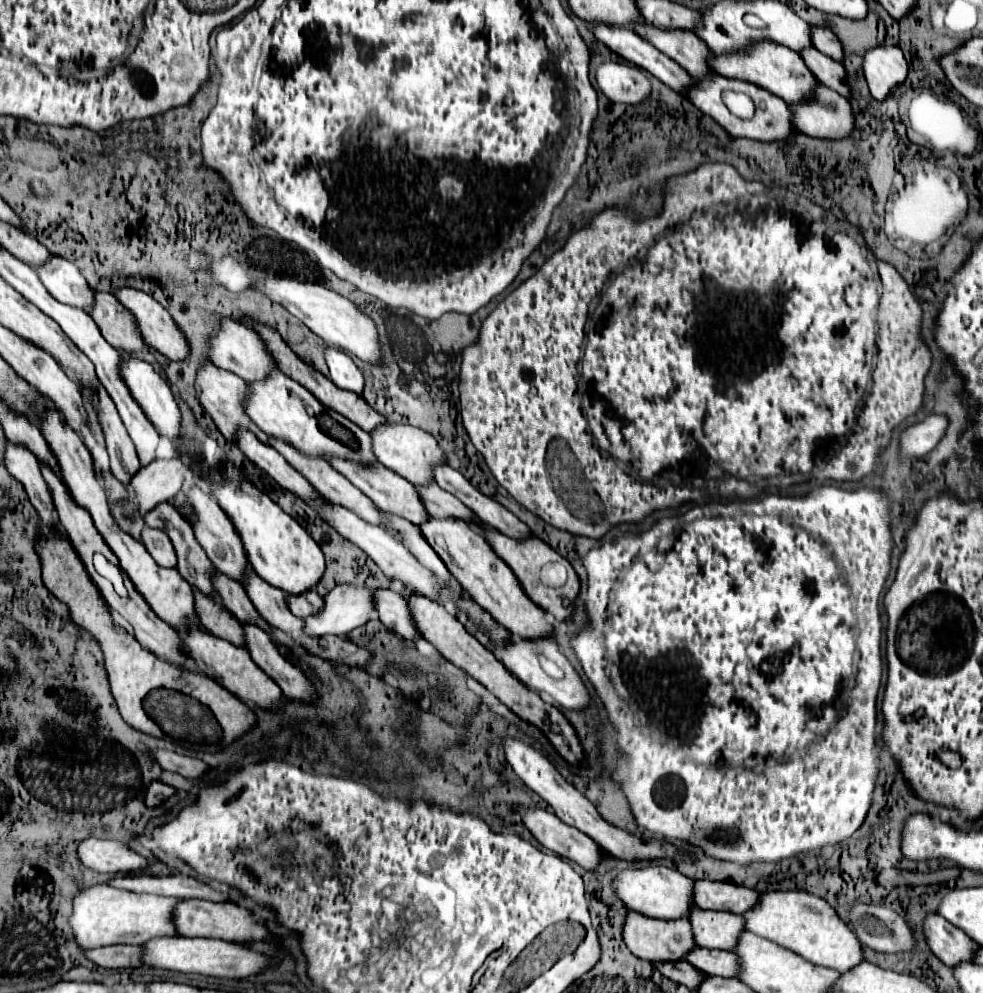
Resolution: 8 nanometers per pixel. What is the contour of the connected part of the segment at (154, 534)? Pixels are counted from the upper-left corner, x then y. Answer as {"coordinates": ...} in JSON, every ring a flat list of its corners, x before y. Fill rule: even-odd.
{"coordinates":[[143,528,141,542,159,566,163,566,163,568,177,566,177,556,173,552,173,544,169,544,169,536,165,536,165,532,161,532,157,528]]}

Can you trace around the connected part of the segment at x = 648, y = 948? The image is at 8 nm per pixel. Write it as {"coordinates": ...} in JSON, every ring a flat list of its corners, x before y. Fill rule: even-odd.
{"coordinates":[[629,910,623,922,623,944,631,950,633,956,649,962,675,962,685,956,689,948,693,948,693,936,689,936,689,922,685,918,679,920,659,920,659,918,649,918,639,912]]}

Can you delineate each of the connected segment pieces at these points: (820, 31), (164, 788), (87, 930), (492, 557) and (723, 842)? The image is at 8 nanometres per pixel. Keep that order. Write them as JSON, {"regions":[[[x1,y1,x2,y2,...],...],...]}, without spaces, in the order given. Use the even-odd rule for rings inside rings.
{"regions":[[[811,24,809,26,809,38,813,40,813,46,819,52,823,52,823,54,831,56,833,60,841,62,841,42,837,40,837,36,827,26]],[[153,780,153,784,147,786,145,804,147,804,147,806,157,806,157,804,161,804,165,798,169,798,173,792,175,792,175,788,171,788,171,786,163,784,163,782]],[[105,884,79,888,73,896,73,912,69,916,69,928,75,942,81,948,99,948,111,944,143,944,153,936,175,936,173,924,167,920,171,916,177,898,135,894]],[[429,516,419,526,419,530,429,546,445,562,449,572,453,572,457,582,469,592,469,596,473,596,473,600,511,634,517,632,517,636,537,636,537,632,545,632,545,628,551,630,551,626,543,618,543,610,537,608,529,600,529,596,525,596,525,592,519,588,521,584,517,584,517,578,511,574,507,564,501,562,501,558,489,548,489,544,485,544,485,538,479,532,473,532,467,522]],[[918,413,907,418,894,430,889,446,881,454,885,465,880,470,880,475,873,479,876,486,859,486,855,490,843,490,843,488,825,484,825,486,813,486,810,490,809,486,792,485,783,490,784,493,781,493,791,496,764,494,759,500,745,501,746,508,744,512,739,512,735,516,717,514,717,516,711,516,711,518,703,516,703,518,685,520,685,516,672,515,657,520,648,531,619,532,613,538,601,538,603,542,599,546,591,548,585,554,583,564,585,564,585,570,587,570,588,586,585,606,589,624,579,630,579,634,571,636,571,648,573,648,575,656,577,656,577,660,581,662,585,676,595,686,595,692,597,692,599,700,605,706,607,720,615,730,619,764,611,772,611,778,619,784,619,790,623,790,623,794,627,796,627,802,629,802,631,812,633,812,639,826,643,826,645,830,649,830,653,834,659,834,663,840,687,842,693,848,701,848,711,858,737,862,739,866,749,866,749,864,755,864,755,862,779,862,779,860,785,860,785,858,797,858,797,856,807,854,807,852,819,852,819,850,823,850,827,846,841,844,843,840,851,838,861,828,861,824,865,822,867,812,869,812,869,808,873,804,873,792,875,792,877,778,879,778,879,772,881,772,879,770,877,747,881,748,883,743,884,718,881,705,888,676,886,636,881,640,881,630,883,630,881,618,885,626,888,623,887,614,883,611,885,610,883,598,894,582,899,558,905,548,904,538,909,530,909,526,905,526,905,528,901,528,901,532,895,532,893,525,891,529,893,492,891,492,891,488,887,484,895,478,895,468,899,468,899,466,907,466,909,478,912,478,911,460,921,458,927,452,931,452,937,446,937,442,941,440,941,436,945,432,945,426,947,426,945,416,929,416,923,422,919,422,922,419,920,415,923,416,923,414],[621,692,623,692,623,702,627,702,627,704,641,710,641,714,643,714,641,720,645,722,645,726,649,726,653,730,659,730,661,734,669,734,671,738,677,738,681,744,685,744,685,748,675,750,673,744,669,744,669,748,665,748,665,744,659,744,655,748,655,754,653,754,653,750,645,752,645,746,643,746,645,740,643,740,641,732,637,732,639,726,631,728,631,724,629,726,621,724]]]}

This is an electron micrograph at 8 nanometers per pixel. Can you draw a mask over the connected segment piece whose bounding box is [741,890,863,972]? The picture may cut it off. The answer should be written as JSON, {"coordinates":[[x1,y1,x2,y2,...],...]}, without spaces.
{"coordinates":[[777,890,759,894,757,904,751,910,743,912,741,916,745,920,745,930,795,952,797,956,809,960,811,964,845,972,845,968,851,968,853,964,863,960,861,944,849,930,849,926,839,920,835,910,825,900,811,896,807,892]]}

